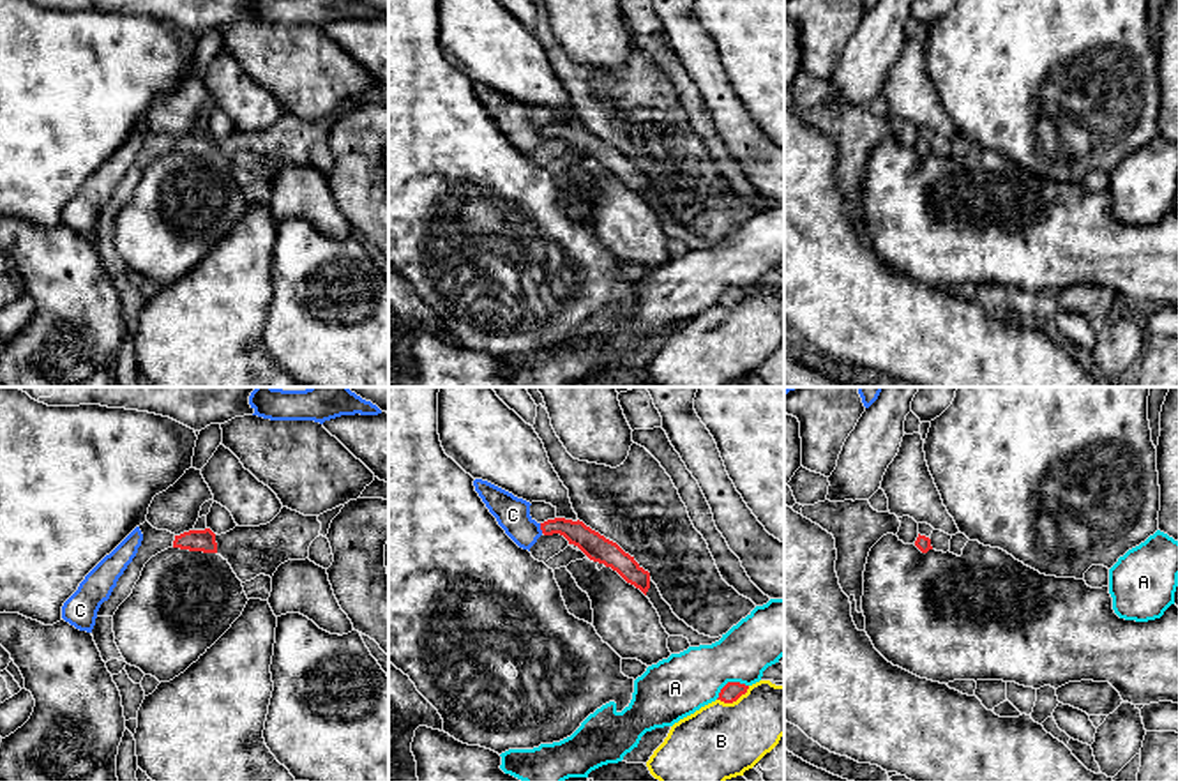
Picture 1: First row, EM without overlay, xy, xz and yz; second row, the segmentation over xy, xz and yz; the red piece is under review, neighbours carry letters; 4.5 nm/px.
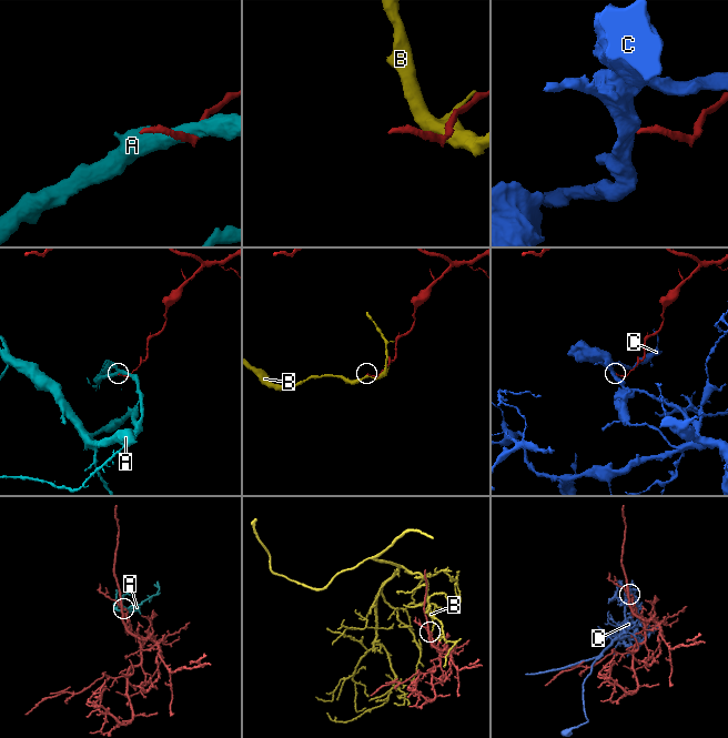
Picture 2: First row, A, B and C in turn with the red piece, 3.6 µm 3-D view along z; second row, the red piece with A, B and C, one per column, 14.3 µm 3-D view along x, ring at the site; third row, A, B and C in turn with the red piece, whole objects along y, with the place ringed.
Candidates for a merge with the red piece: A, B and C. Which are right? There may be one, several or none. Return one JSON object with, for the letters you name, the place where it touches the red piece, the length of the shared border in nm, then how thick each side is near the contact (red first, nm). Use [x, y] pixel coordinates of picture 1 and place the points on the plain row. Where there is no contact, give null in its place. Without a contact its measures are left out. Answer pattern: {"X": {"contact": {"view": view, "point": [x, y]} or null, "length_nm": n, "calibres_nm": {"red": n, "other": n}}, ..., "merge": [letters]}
{"merge": []}

